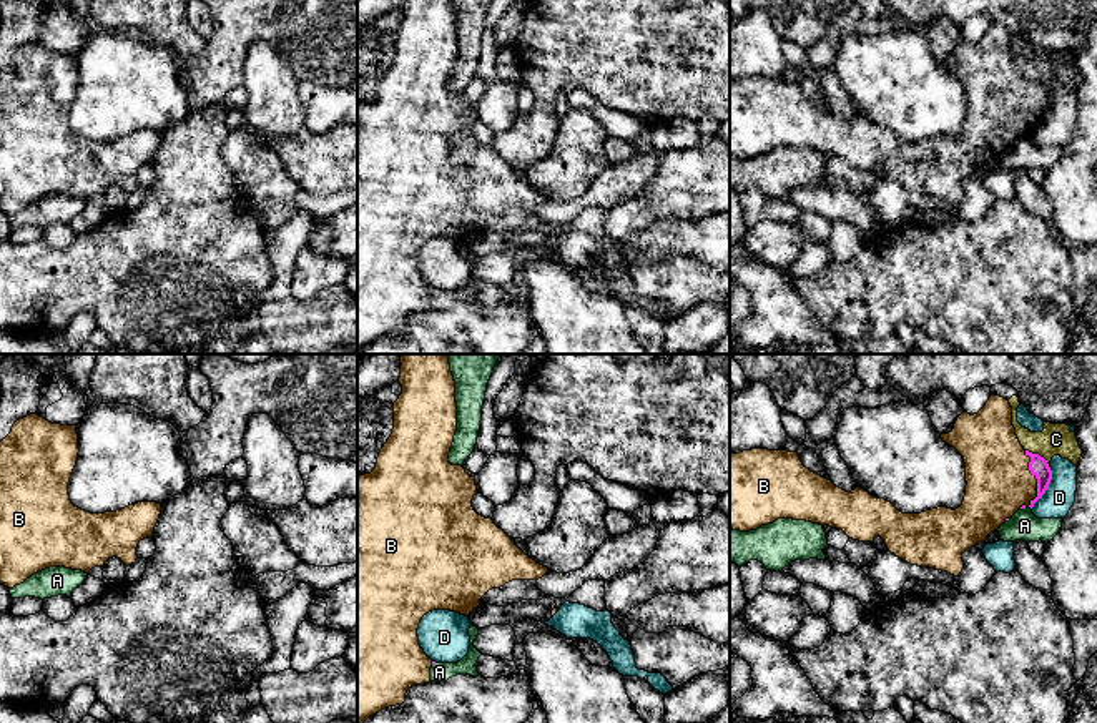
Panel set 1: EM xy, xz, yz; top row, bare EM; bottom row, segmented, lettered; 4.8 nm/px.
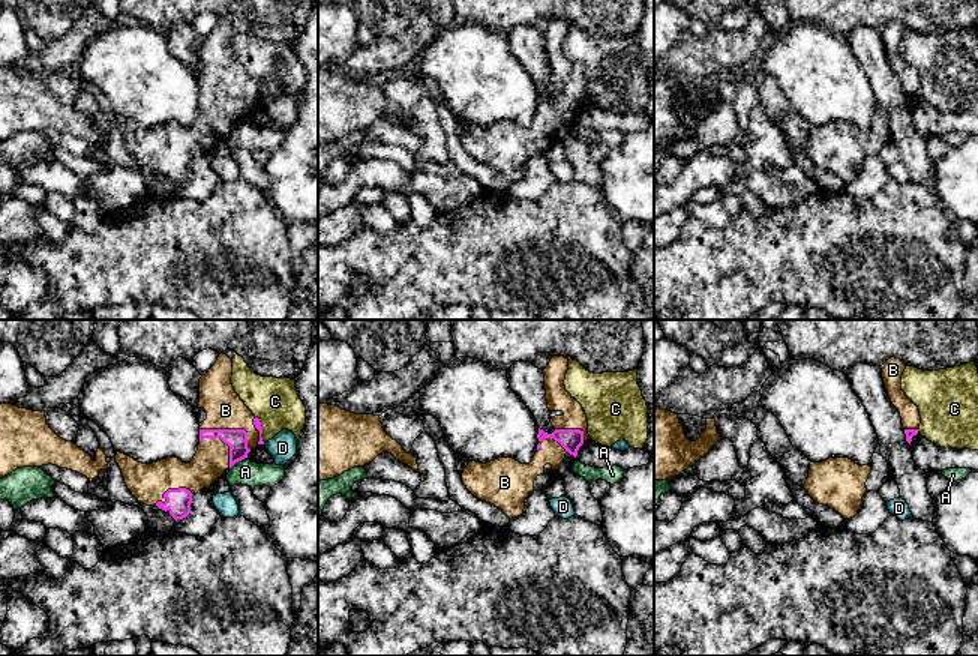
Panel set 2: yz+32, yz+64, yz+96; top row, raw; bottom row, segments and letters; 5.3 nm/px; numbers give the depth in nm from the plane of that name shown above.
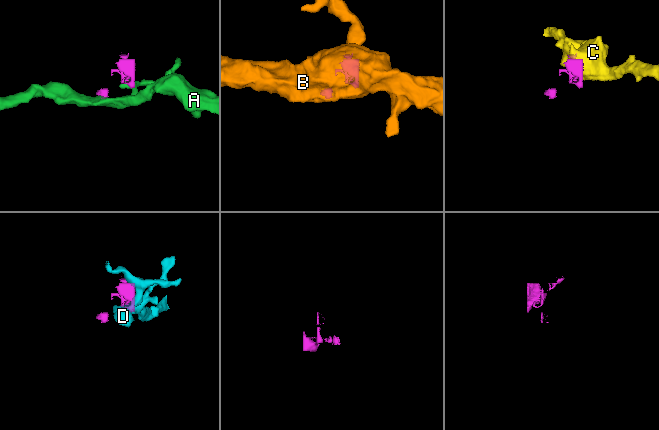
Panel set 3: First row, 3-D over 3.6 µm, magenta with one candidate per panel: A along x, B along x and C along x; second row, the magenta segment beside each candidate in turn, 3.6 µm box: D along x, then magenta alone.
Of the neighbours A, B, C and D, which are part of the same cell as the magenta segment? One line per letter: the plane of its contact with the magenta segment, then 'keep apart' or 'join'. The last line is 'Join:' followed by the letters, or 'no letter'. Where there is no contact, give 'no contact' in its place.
A: contact in yz; keep apart
B: contact in yz; join
C: contact in yz; keep apart
D: contact in yz; keep apart
Join: B

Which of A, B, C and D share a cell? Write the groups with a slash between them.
A / B / C / D

